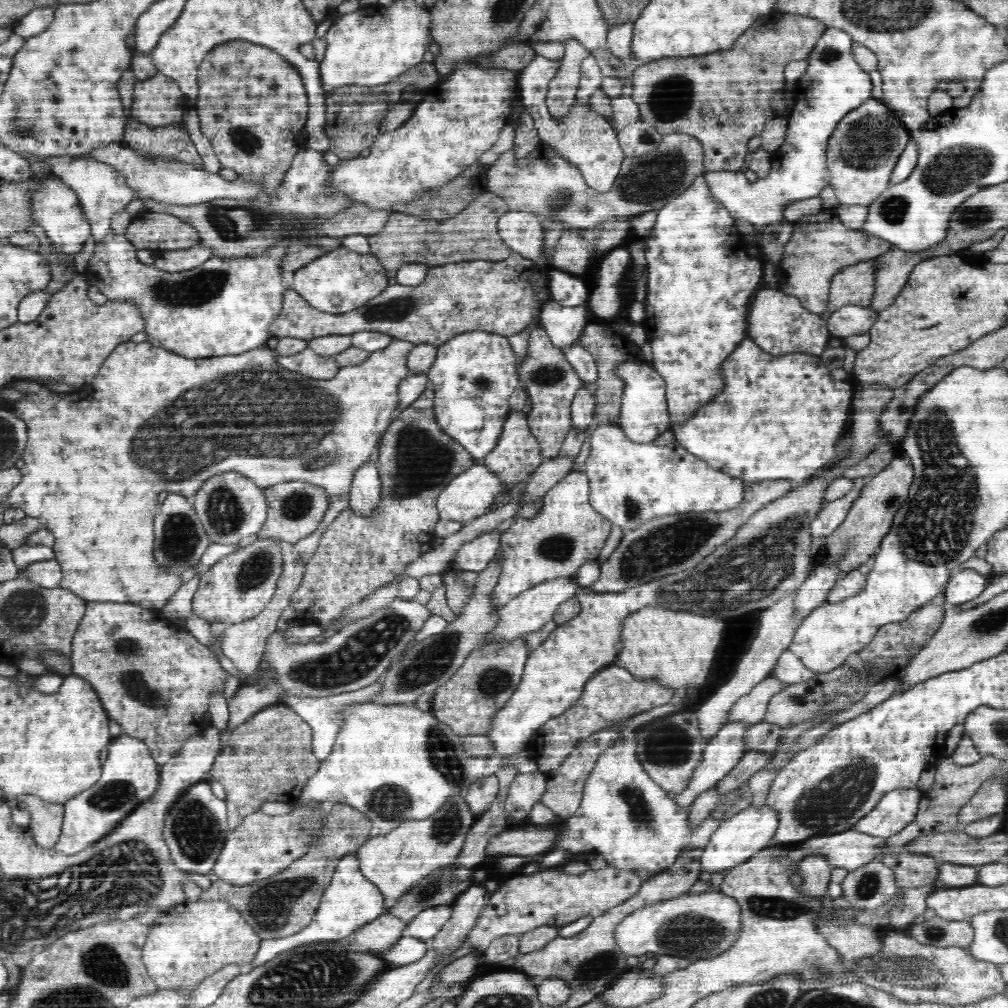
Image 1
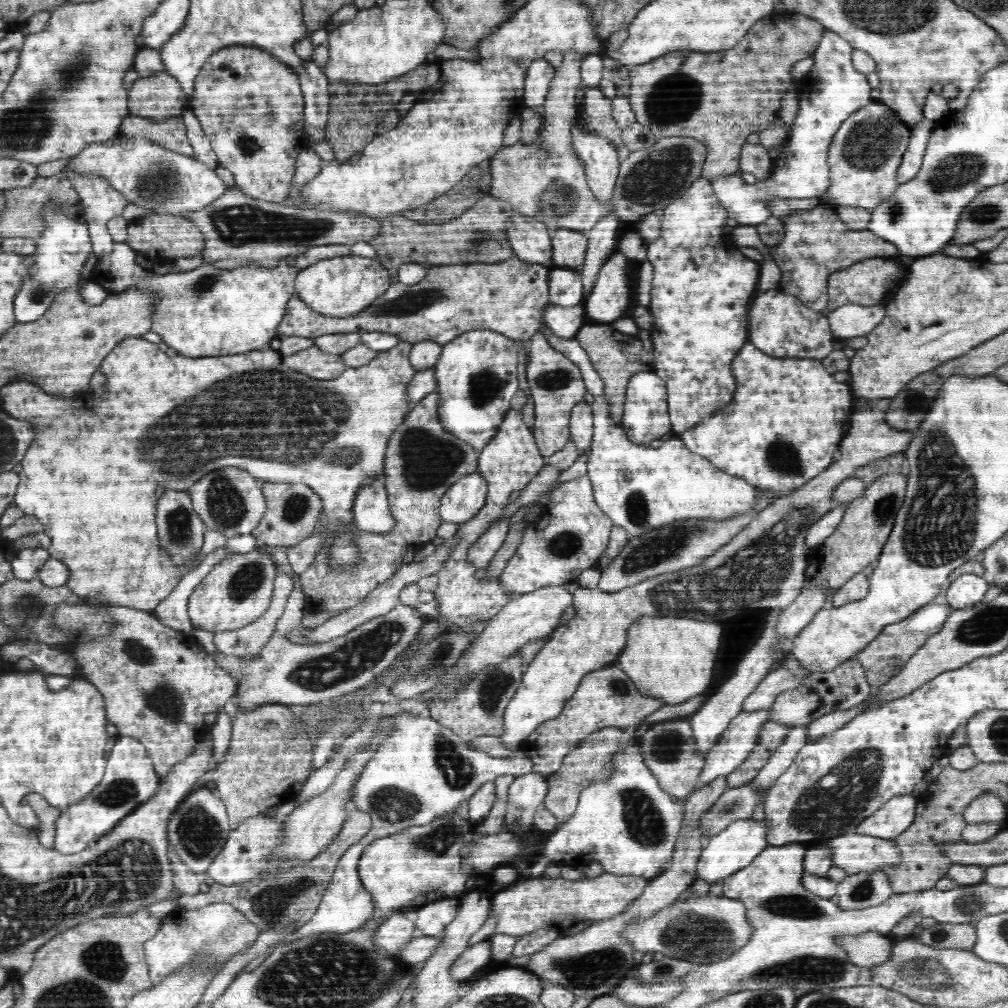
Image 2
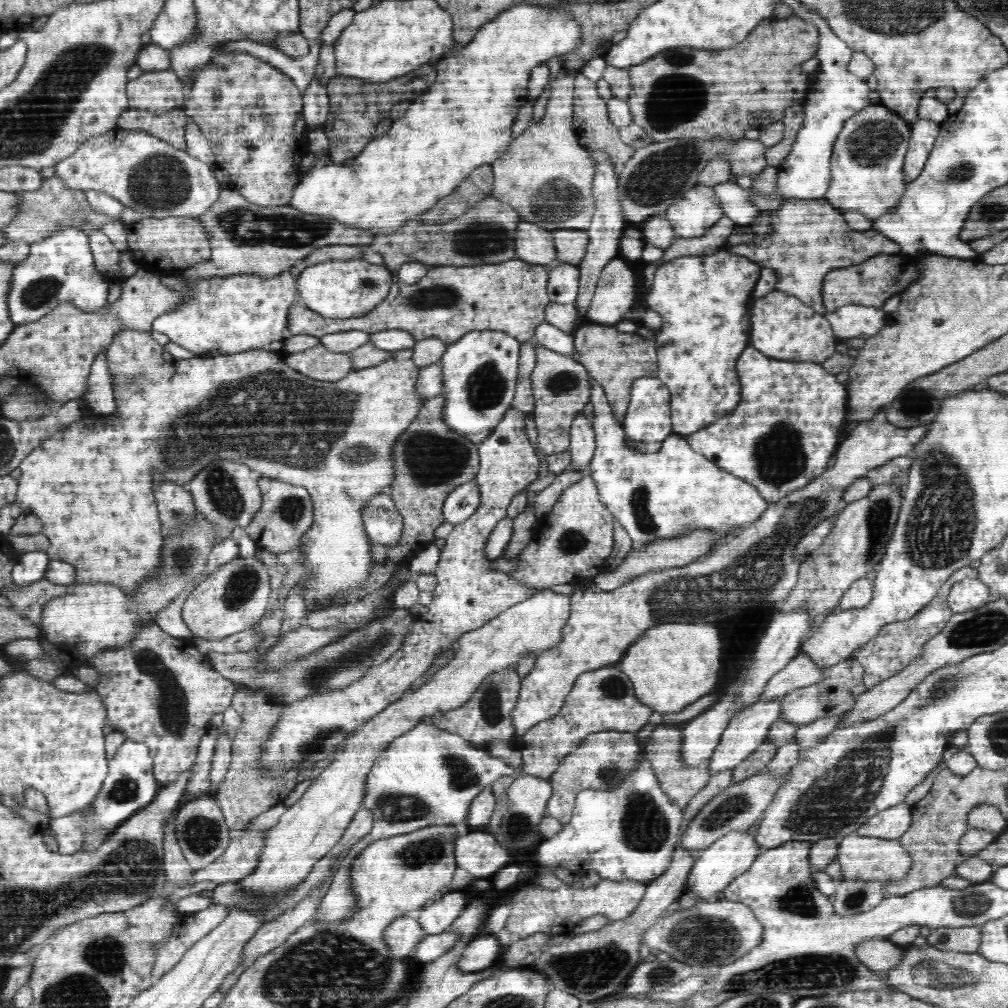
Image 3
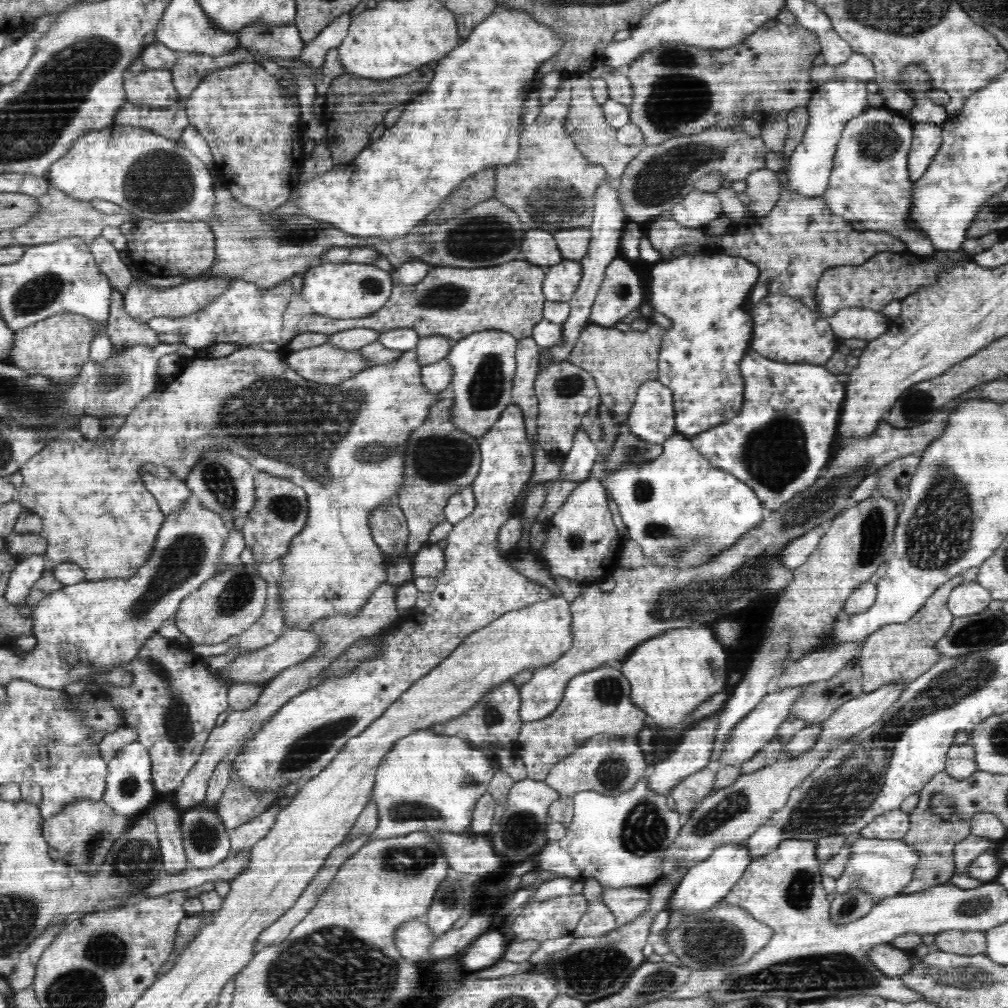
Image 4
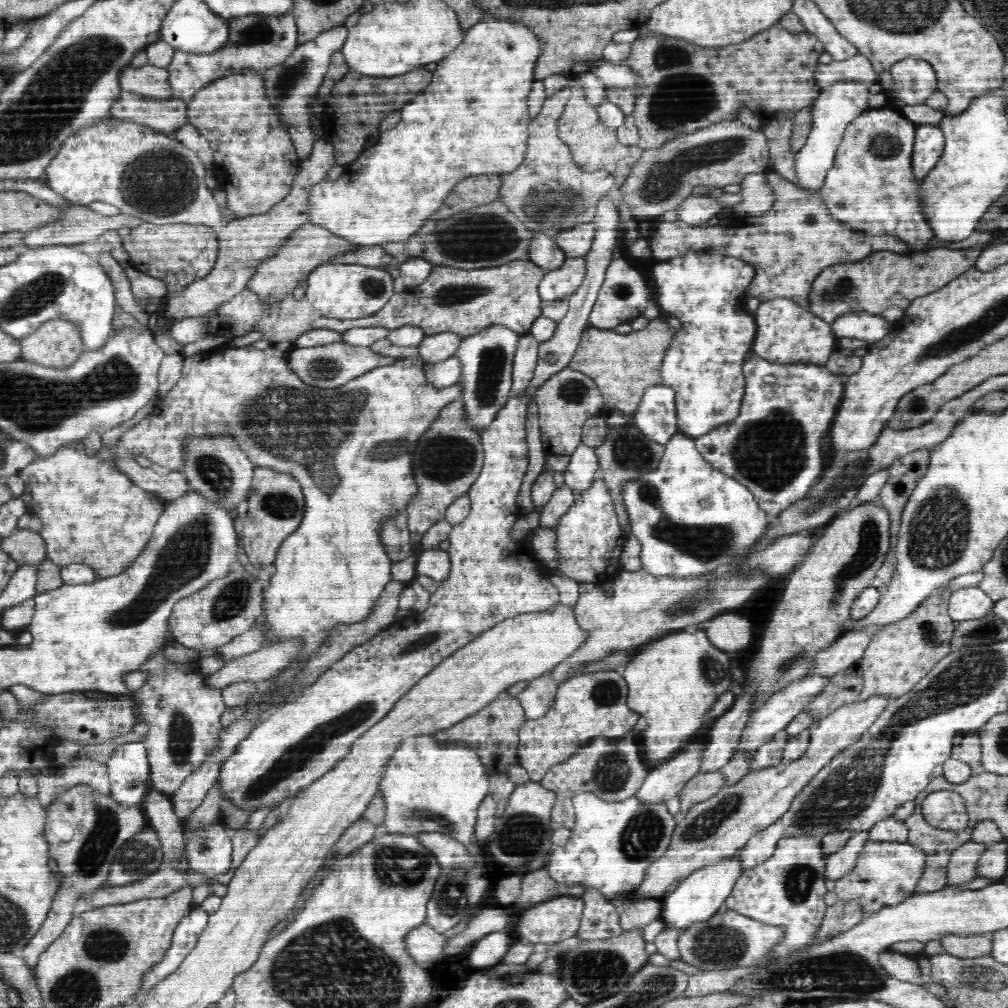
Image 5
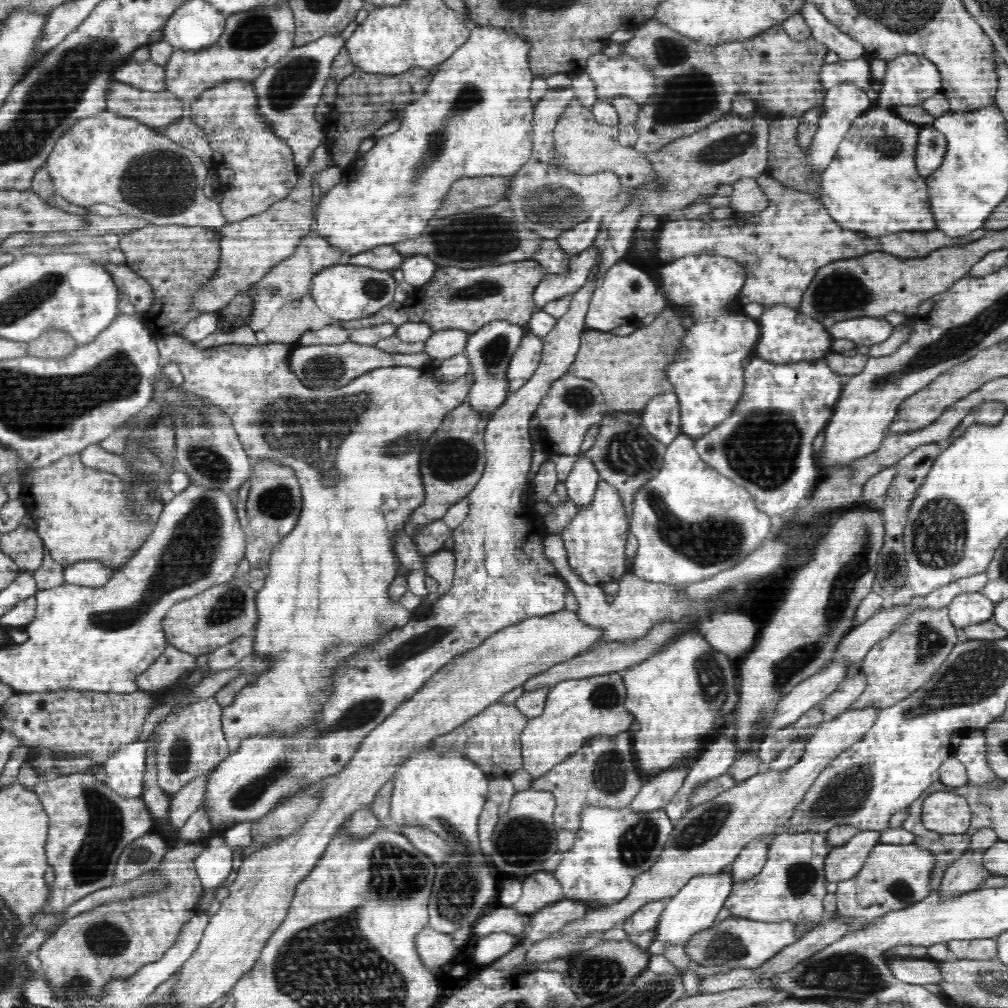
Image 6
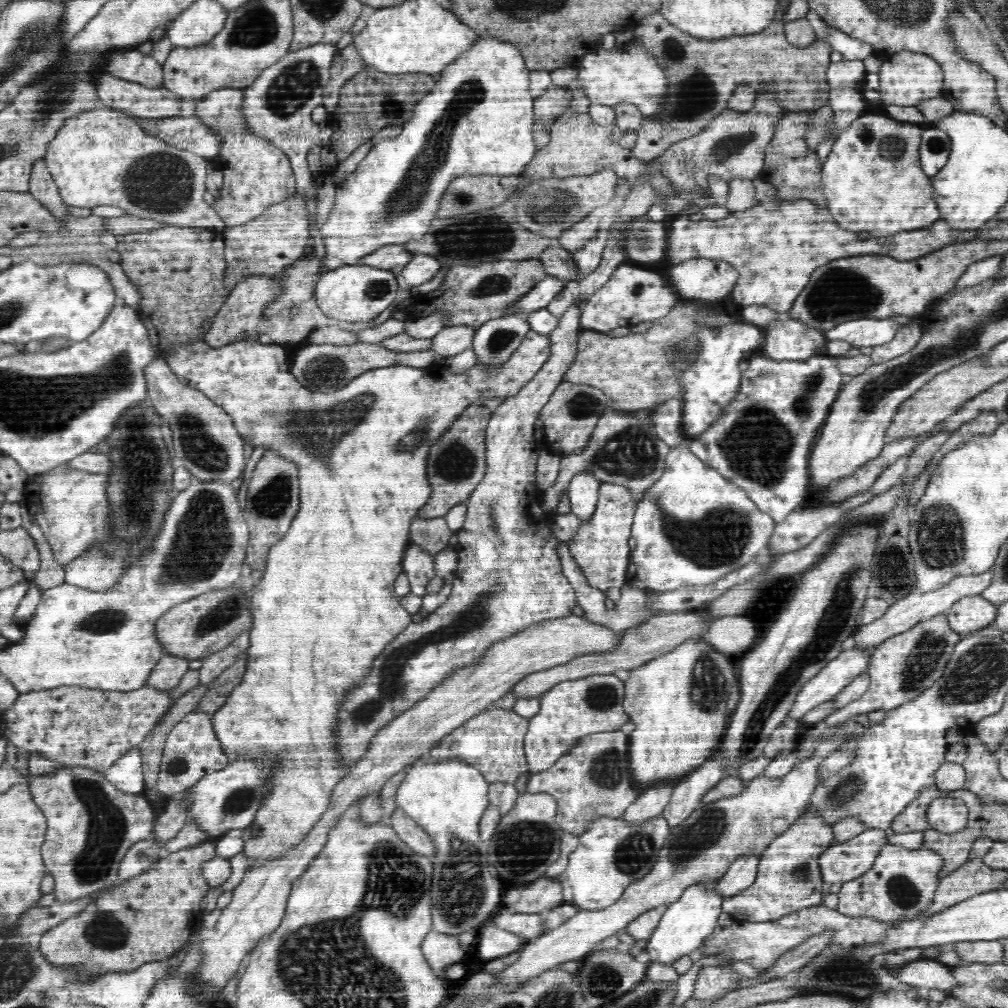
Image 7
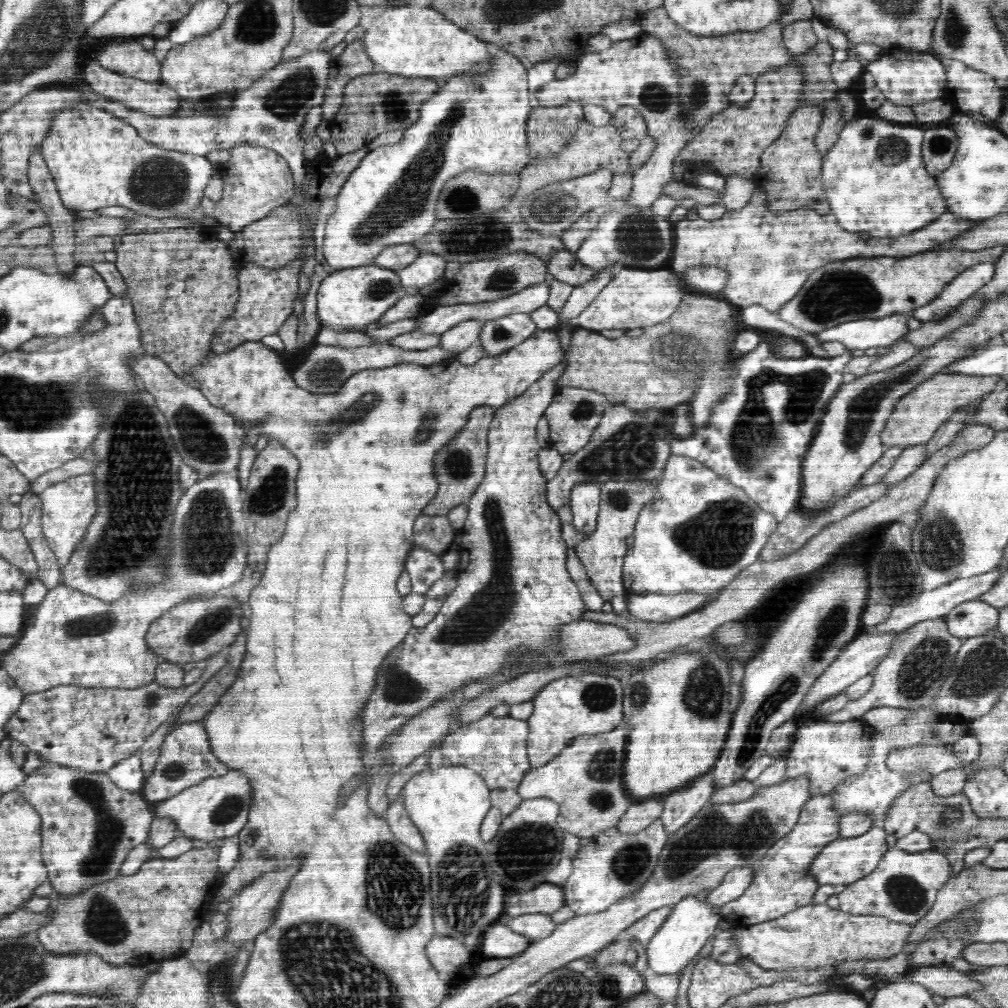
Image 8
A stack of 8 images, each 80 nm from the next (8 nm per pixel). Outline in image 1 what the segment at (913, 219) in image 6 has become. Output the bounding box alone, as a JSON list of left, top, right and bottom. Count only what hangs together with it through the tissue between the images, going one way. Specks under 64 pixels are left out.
[827,98,910,206]

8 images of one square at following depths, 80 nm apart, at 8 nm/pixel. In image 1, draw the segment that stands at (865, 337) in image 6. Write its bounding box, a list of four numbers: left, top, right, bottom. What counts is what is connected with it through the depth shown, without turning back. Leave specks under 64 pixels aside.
[827,305,879,340]

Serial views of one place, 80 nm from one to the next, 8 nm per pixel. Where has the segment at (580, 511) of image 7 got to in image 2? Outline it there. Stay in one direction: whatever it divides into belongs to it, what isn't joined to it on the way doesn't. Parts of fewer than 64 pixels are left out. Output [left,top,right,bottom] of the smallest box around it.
[569,400,593,454]

